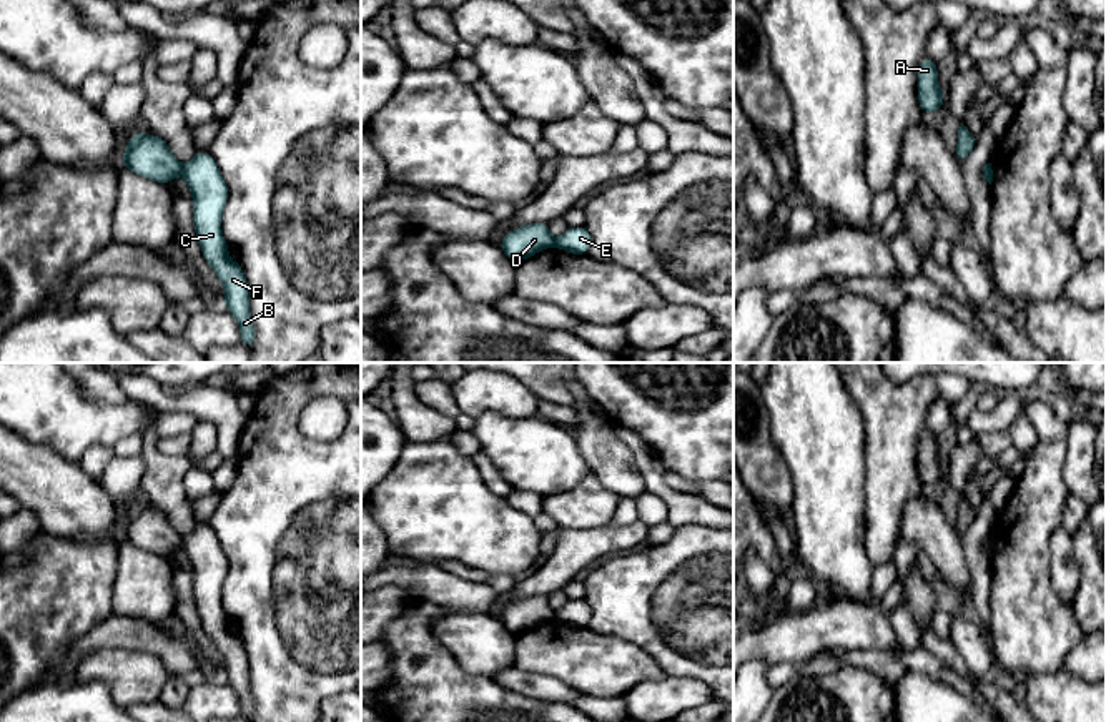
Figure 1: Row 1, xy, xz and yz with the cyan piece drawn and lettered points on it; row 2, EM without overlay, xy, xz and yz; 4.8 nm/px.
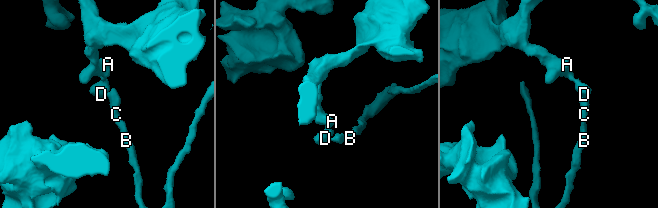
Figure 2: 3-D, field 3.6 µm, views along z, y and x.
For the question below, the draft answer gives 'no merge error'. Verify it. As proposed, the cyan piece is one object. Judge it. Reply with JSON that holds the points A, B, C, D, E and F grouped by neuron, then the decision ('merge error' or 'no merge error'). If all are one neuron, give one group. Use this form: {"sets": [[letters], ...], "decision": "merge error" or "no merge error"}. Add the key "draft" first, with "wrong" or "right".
{"draft": "wrong", "sets": [["A", "D"], ["B", "C", "E", "F"]], "decision": "merge error"}

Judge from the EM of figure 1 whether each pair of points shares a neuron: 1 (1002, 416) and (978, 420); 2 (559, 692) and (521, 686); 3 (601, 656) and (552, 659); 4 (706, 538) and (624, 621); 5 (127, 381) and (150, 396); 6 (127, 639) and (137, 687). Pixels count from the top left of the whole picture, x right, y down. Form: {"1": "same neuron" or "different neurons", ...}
{"1": "same neuron", "2": "same neuron", "3": "same neuron", "4": "same neuron", "5": "same neuron", "6": "different neurons"}

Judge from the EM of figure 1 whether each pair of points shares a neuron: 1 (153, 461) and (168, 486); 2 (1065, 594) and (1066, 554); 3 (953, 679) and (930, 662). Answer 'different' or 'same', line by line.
1: same
2: same
3: same

